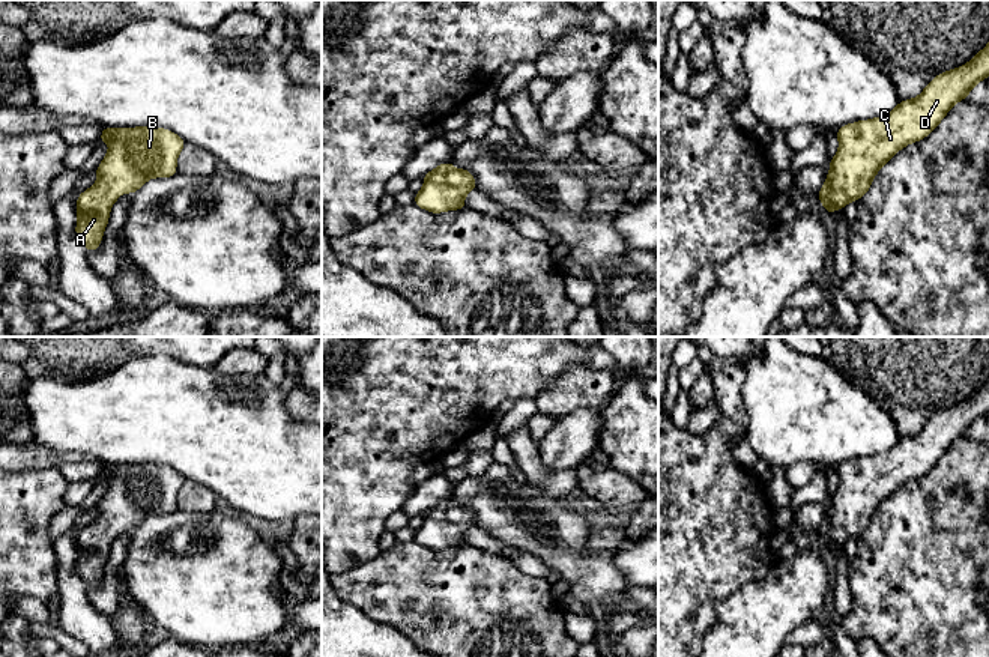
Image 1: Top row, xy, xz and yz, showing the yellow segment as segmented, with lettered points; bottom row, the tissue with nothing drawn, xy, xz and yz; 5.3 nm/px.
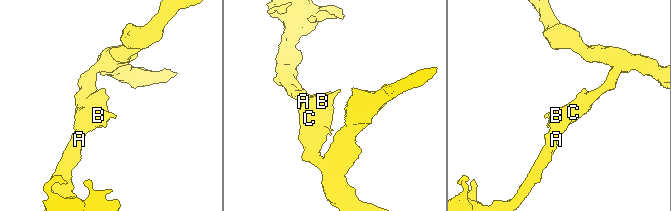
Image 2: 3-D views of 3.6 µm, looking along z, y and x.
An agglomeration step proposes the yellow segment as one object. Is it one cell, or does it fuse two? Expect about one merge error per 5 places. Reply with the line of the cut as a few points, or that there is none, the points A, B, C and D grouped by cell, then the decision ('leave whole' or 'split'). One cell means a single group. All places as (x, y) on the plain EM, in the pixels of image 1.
no cut; A B C D; leave whole

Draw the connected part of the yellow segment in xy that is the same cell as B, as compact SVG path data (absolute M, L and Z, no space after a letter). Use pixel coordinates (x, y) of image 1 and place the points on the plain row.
M155 463L102 465L99 478L108 480L110 486L95 508L98 517L77 535L75 571L87 588L99 585L108 561L110 546L120 531L132 531L153 514L176 513L179 510L176 498L186 481L177 471Z

